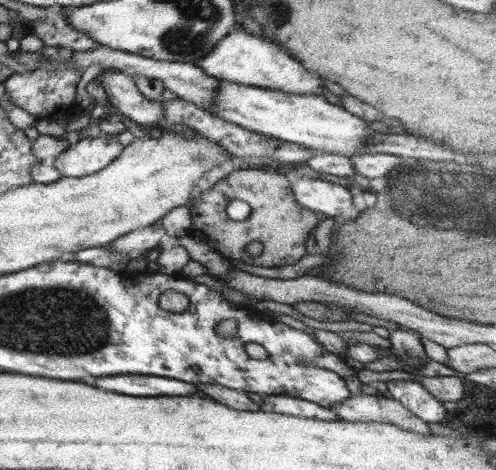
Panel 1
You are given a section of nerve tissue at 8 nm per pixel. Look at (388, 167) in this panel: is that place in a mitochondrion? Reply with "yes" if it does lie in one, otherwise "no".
yes

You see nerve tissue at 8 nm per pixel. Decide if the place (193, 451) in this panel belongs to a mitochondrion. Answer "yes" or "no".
no

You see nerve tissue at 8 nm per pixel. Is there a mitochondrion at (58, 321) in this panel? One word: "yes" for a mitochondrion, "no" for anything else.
yes

